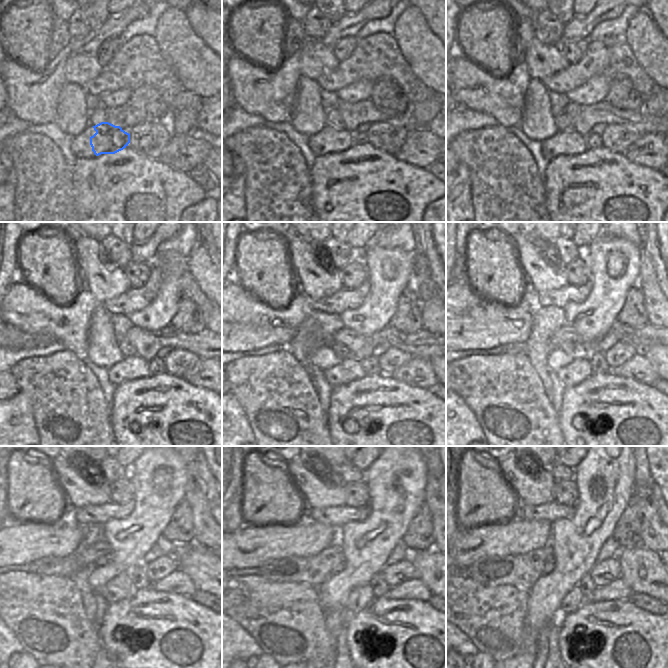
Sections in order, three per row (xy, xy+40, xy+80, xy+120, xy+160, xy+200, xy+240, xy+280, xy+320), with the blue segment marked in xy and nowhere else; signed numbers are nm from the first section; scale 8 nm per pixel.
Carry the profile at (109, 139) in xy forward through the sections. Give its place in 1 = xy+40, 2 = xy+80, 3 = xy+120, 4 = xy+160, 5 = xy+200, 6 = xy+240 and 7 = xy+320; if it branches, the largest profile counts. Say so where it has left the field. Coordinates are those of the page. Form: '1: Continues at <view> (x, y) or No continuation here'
1: Continues at xy+40 (329, 140)
2: Continues at xy+80 (565, 142)
3: Continues at xy+120 (129, 367)
4: Continues at xy+160 (350, 369)
5: Continues at xy+200 (579, 369)
6: Continues at xy+240 (137, 573)
7: Continues at xy+320 (593, 591).

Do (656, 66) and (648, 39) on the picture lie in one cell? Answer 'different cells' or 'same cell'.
same cell

